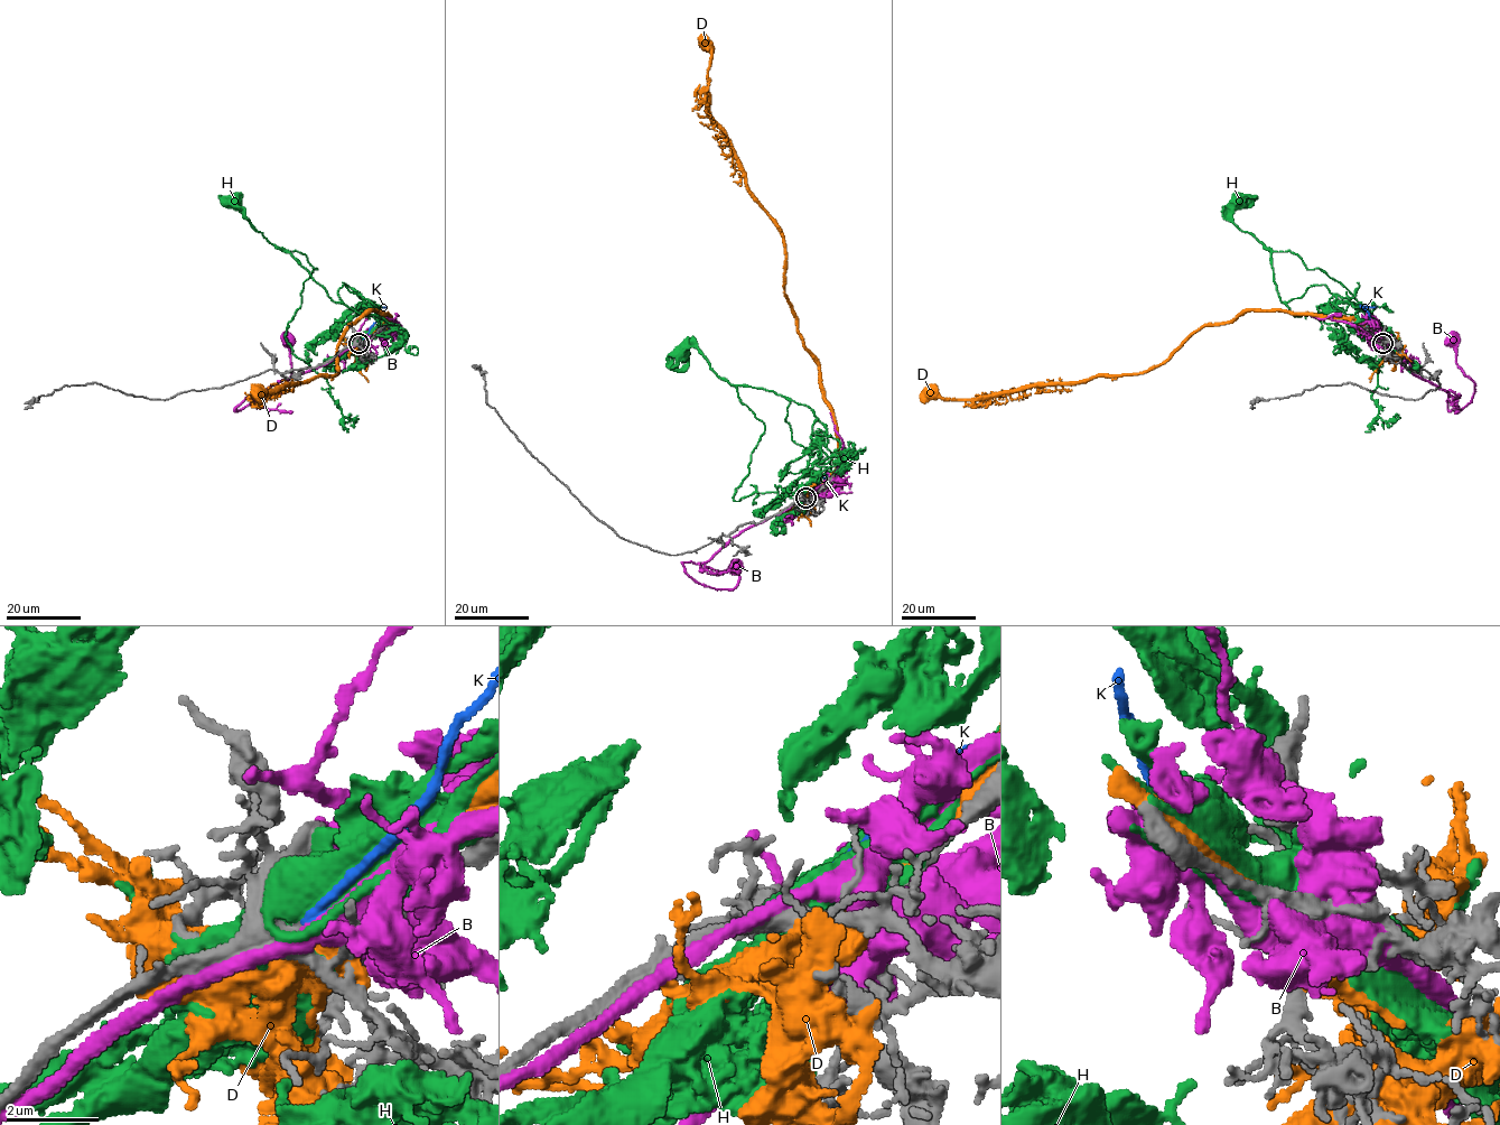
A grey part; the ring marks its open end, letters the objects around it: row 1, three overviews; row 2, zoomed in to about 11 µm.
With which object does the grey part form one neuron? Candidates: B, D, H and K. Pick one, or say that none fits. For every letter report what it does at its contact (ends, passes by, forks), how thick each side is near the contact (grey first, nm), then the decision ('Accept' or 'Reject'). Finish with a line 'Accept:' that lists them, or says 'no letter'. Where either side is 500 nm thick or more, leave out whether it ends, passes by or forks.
B: It passes by. Thickness 360 nm (grey) against 300 nm. Reject
D: Thickness 280 nm (grey) against 550 nm. Reject
H: It forks there. Thickness 200 nm (grey) against 460 nm. Reject
K: It ends there. Thickness 380 nm (grey) against 200 nm. Accept
Accept: K

